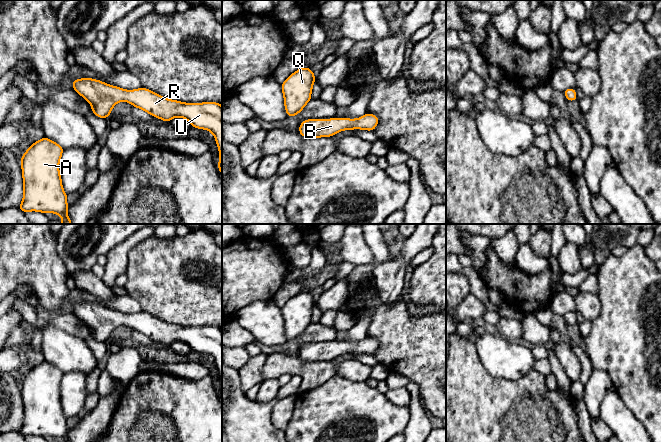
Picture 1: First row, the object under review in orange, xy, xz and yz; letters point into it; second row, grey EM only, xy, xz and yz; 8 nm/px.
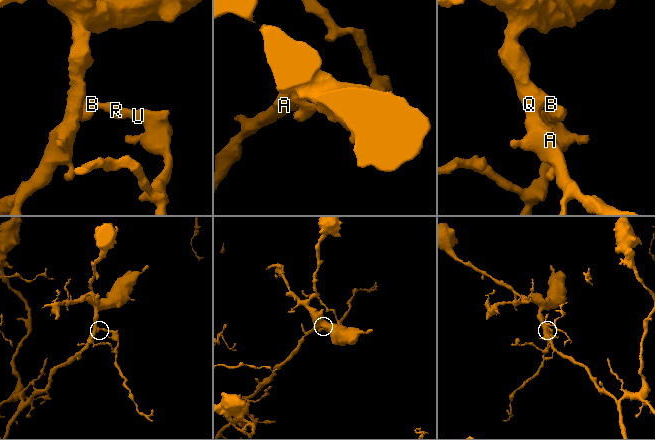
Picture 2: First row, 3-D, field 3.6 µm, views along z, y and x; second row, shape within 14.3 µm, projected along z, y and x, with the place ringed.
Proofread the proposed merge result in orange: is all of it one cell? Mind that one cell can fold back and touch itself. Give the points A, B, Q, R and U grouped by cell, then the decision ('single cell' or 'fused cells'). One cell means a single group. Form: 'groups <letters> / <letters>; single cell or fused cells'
groups A B Q R U; single cell

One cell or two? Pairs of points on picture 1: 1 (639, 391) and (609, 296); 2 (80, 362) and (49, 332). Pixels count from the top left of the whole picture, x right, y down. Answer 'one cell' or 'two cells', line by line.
1: one cell
2: one cell

